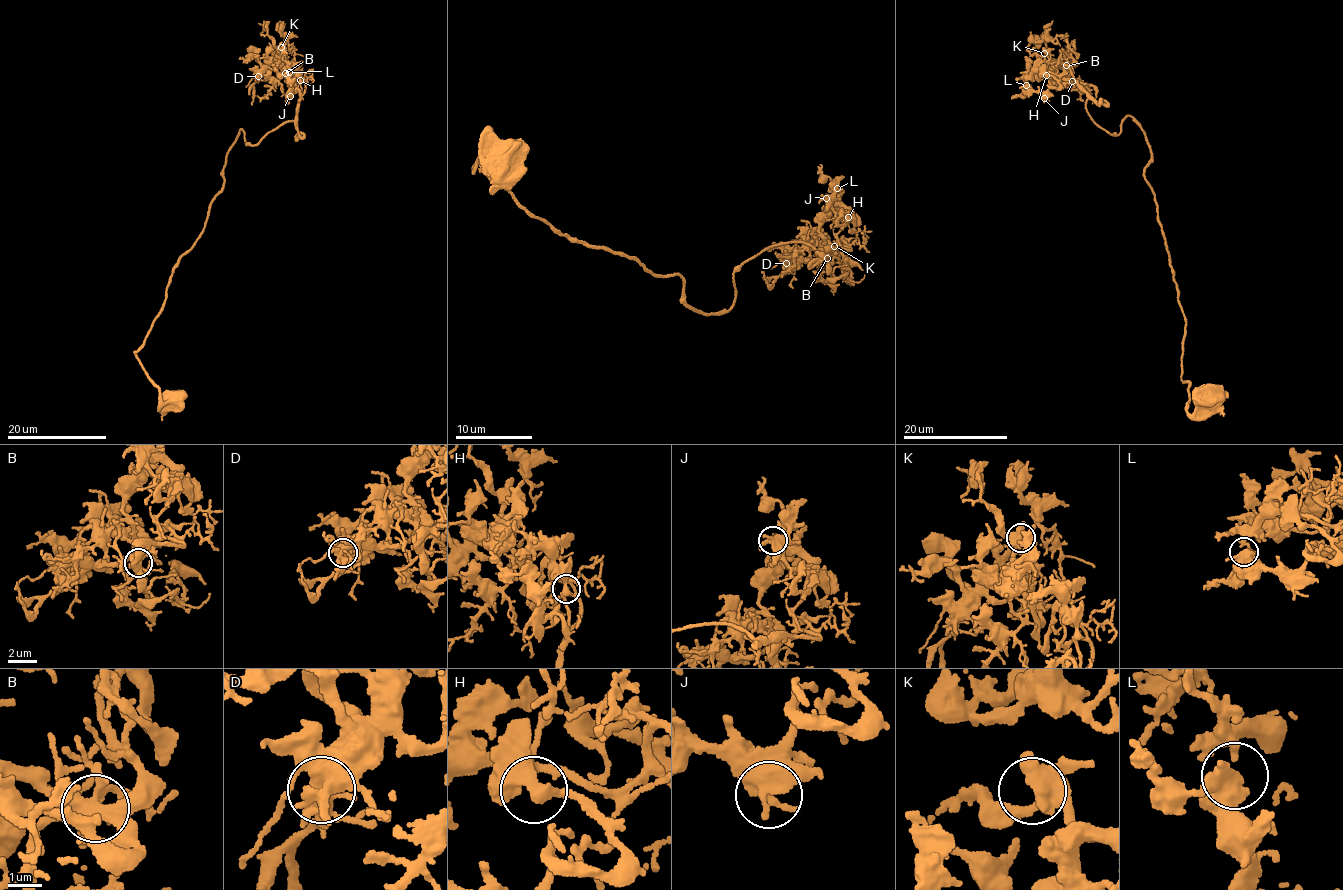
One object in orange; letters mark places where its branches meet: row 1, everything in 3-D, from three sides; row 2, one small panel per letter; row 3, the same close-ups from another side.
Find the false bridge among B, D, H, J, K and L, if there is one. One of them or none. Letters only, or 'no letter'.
no letter

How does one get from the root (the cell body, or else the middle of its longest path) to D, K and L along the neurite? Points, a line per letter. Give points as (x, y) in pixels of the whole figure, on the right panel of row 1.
D: (1206, 400), (1187, 412), (1185, 318), (1144, 132), (1130, 116), (1121, 133), (1100, 127), (1053, 61), (1072, 81)
K: (1206, 400), (1187, 412), (1185, 318), (1144, 132), (1130, 116), (1121, 133), (1100, 127), (1044, 53)
L: (1206, 400), (1187, 412), (1144, 132), (1096, 124), (1066, 66), (1045, 71), (1058, 87), (1026, 85)

